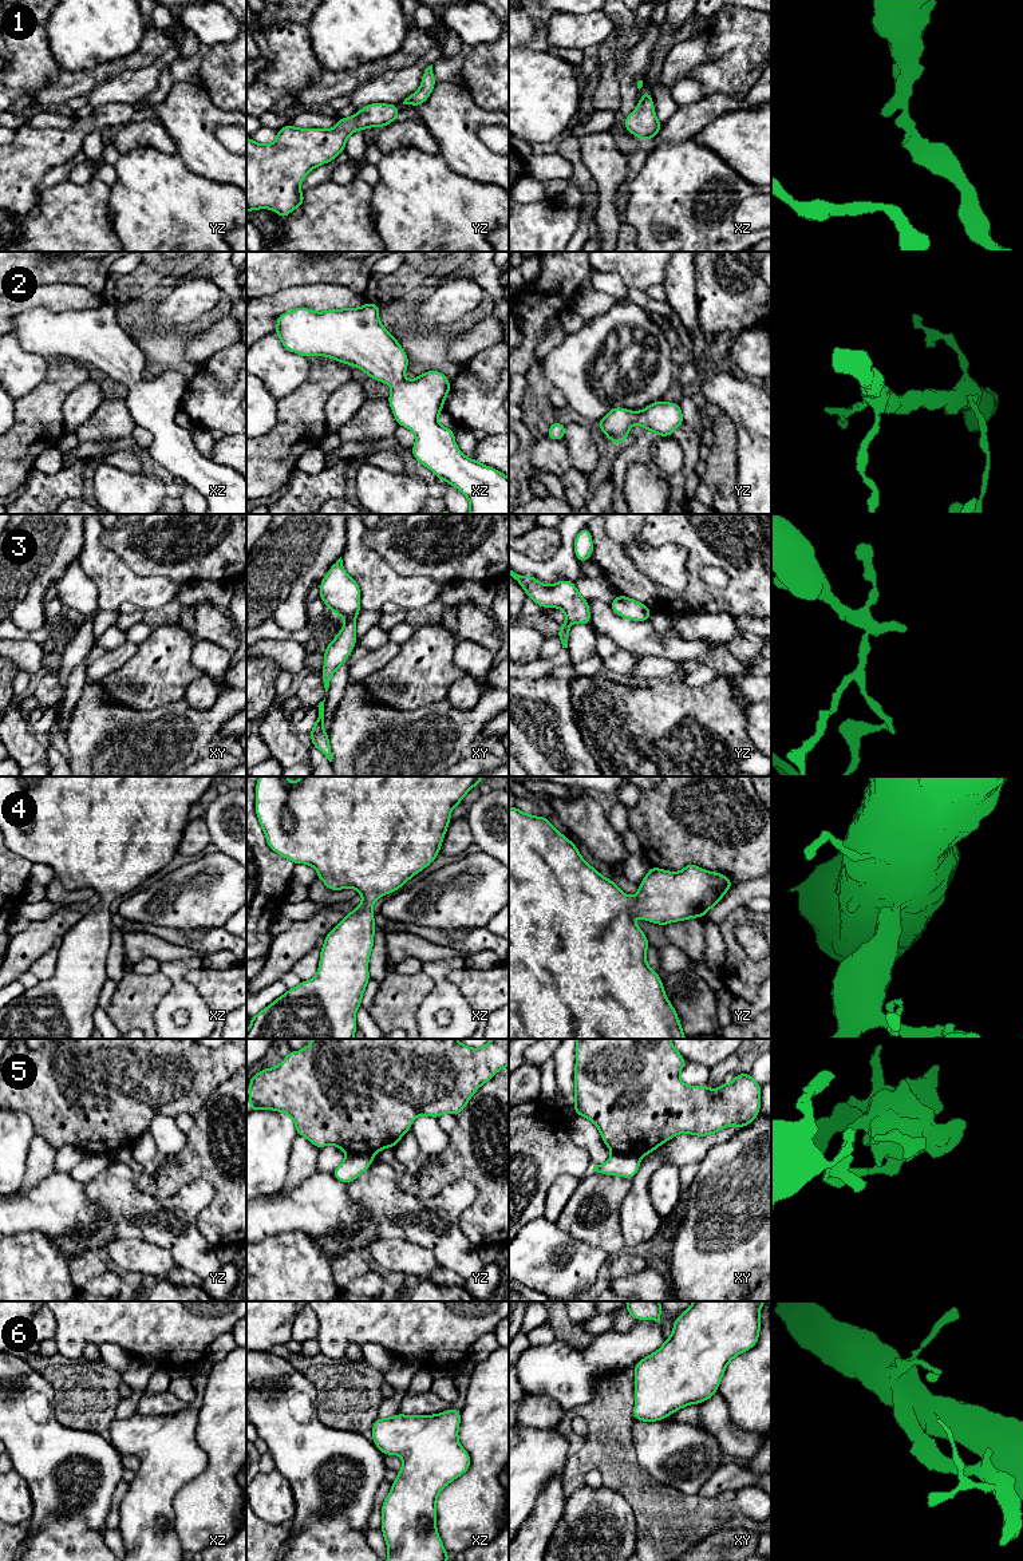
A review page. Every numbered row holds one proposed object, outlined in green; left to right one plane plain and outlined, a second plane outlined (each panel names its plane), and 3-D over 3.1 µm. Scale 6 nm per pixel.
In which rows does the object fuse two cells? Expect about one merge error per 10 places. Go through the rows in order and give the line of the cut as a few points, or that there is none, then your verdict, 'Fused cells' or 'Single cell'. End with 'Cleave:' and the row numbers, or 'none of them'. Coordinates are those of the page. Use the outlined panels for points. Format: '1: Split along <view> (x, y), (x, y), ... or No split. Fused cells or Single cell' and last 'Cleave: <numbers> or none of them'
1: No split. Single cell
2: No split. Single cell
3: No split. Single cell
4: No split. Single cell
5: Split along xy (612, 1152), (632, 1154), (639, 1158). Fused cells
6: No split. Single cell
Cleave: 5

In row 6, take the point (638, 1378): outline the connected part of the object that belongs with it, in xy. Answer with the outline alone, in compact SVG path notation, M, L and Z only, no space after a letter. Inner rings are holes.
M694 1301L675 1319L671 1336L653 1353L635 1364L635 1408L636 1420L656 1422L672 1412L710 1399L720 1384L727 1364L739 1353L751 1349L759 1337L759 1308L766 1301Z

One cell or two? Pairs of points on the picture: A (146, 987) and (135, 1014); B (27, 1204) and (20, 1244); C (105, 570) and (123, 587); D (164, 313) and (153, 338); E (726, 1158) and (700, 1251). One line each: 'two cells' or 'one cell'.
A: one cell
B: two cells
C: one cell
D: two cells
E: one cell

